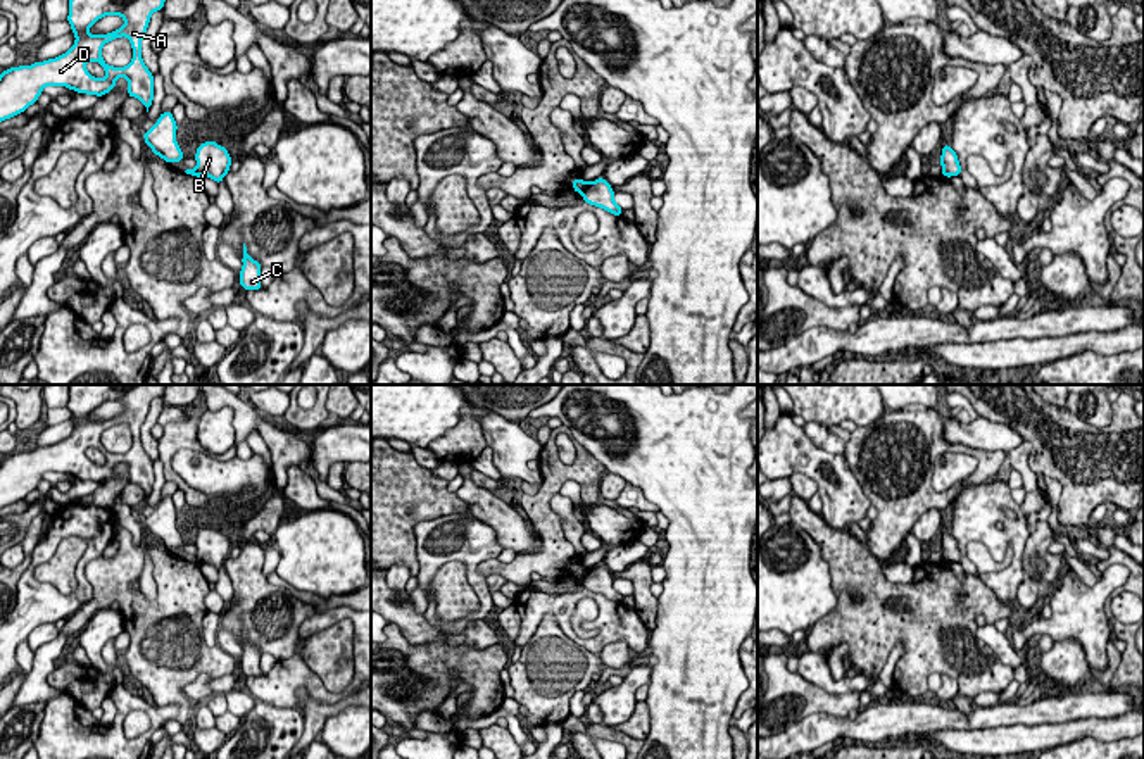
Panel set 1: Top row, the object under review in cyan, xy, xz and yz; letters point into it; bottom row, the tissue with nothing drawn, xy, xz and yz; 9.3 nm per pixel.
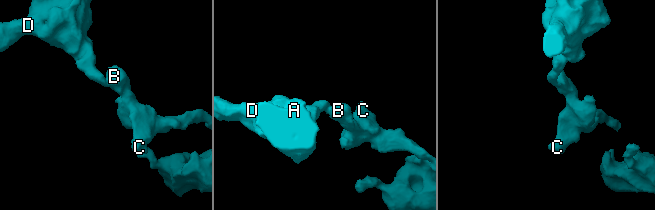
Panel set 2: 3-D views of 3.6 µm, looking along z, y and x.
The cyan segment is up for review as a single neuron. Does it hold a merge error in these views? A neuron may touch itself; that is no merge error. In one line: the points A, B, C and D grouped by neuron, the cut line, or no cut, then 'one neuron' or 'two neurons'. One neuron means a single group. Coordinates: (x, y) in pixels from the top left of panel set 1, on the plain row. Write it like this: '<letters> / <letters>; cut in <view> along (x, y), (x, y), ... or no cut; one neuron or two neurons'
A D / B C; cut in xz along (587, 570), (580, 578); two neurons

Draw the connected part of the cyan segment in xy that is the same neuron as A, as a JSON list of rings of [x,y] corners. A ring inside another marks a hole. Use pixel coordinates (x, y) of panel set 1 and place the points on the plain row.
[[[71,385],[67,409],[76,423],[62,442],[31,452],[10,454],[0,459],[0,509],[22,500],[36,490],[45,473],[66,473],[98,485],[114,476],[117,464],[128,466],[128,483],[138,485],[147,499],[154,486],[154,462],[141,445],[141,424],[150,404],[164,395],[166,385]],[[104,402],[121,402],[124,412],[107,421],[90,421],[88,416]],[[126,423],[133,445],[126,454],[107,452],[102,433]],[[93,447],[105,455],[98,466],[86,457]]]

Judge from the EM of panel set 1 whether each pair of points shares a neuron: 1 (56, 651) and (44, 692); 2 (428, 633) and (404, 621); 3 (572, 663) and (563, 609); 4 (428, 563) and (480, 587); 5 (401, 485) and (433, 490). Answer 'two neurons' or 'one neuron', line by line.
1: one neuron
2: one neuron
3: two neurons
4: one neuron
5: one neuron

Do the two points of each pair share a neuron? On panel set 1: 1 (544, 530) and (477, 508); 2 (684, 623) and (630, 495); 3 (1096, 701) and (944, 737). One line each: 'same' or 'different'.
1: different
2: different
3: different

